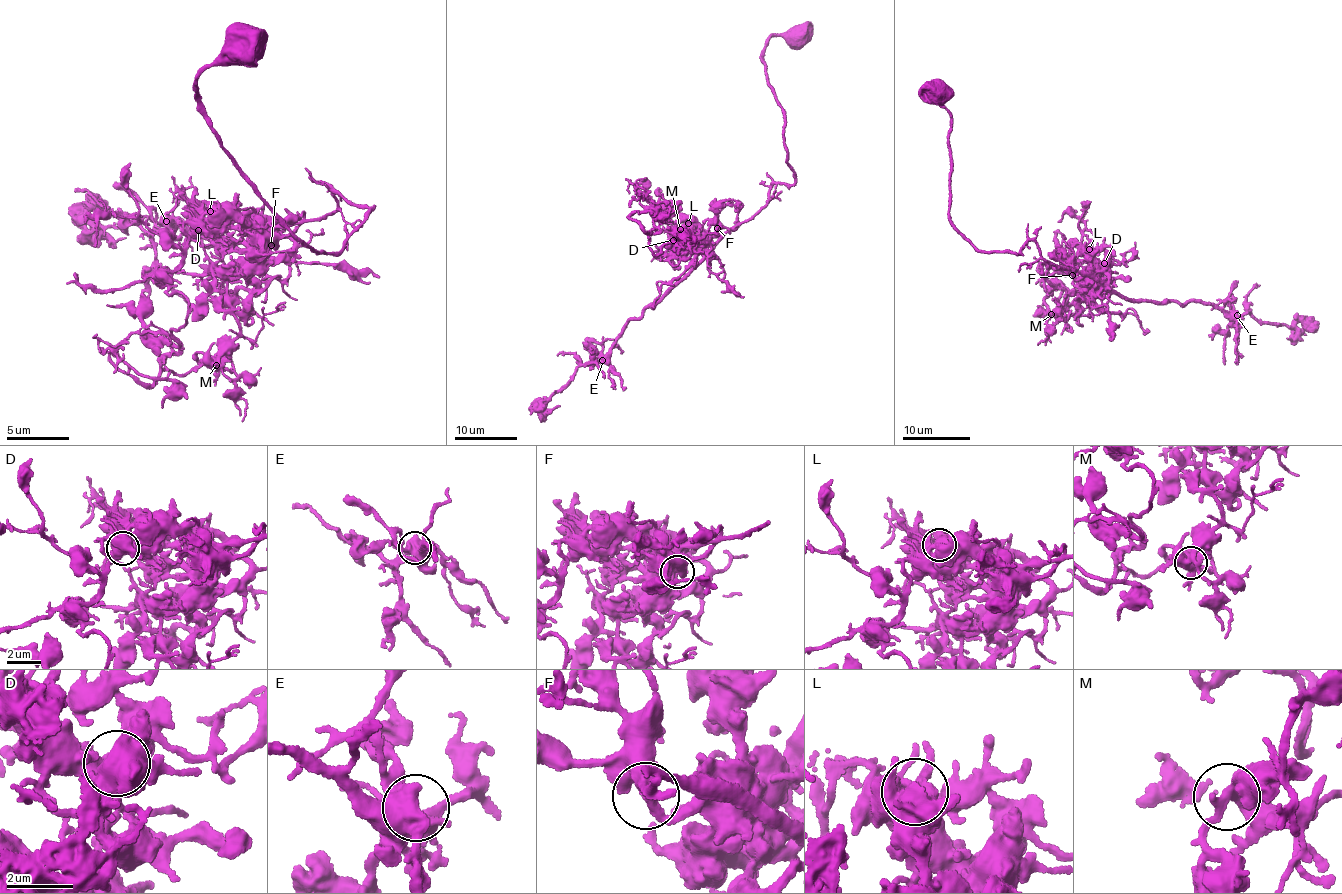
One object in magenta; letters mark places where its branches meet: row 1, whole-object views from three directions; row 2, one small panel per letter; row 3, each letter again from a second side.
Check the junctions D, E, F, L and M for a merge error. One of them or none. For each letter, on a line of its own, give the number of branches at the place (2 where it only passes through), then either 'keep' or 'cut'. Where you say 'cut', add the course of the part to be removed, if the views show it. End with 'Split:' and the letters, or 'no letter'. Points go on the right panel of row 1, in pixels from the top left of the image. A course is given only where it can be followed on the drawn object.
D: branches 3; keep
E: branches 3; keep
F: branches 3; keep
L: branches 3; cut; course (1089, 248), (1046, 271), (1081, 325), (1058, 316), (1109, 281), (1099, 264)
M: branches 3; keep
Split: L

